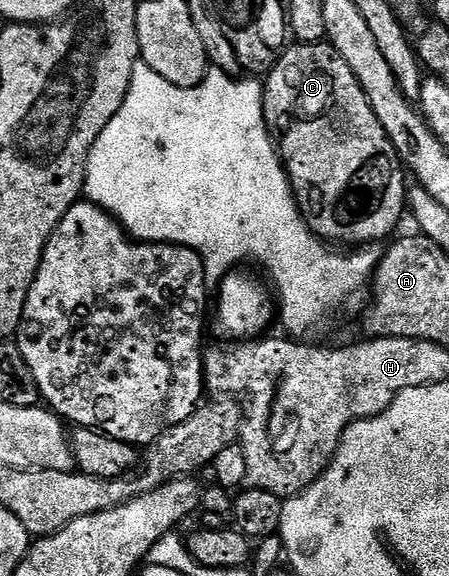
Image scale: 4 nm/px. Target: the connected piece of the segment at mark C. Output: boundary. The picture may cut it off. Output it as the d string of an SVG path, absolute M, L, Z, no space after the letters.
M326 41L321 42L305 42L302 44L291 44L283 51L283 55L279 58L279 63L271 70L271 73L266 75L265 85L263 88L263 119L267 121L267 128L271 131L272 139L278 149L279 157L283 160L283 168L287 172L287 178L291 182L291 191L295 194L295 203L299 206L299 210L303 214L303 219L307 221L307 227L319 238L328 244L334 244L339 248L362 248L372 244L379 244L382 238L390 239L395 229L399 226L399 221L402 220L403 214L405 218L405 211L409 206L409 174L403 165L403 161L399 159L399 154L393 148L393 144L389 140L389 136L385 132L385 128L381 128L381 120L377 120L377 112L373 112L373 108L369 104L369 100L365 96L365 92L361 88L361 84L357 80L357 76L353 76L353 68L349 68L349 64L345 64L345 60L337 53L335 47L328 44Z

